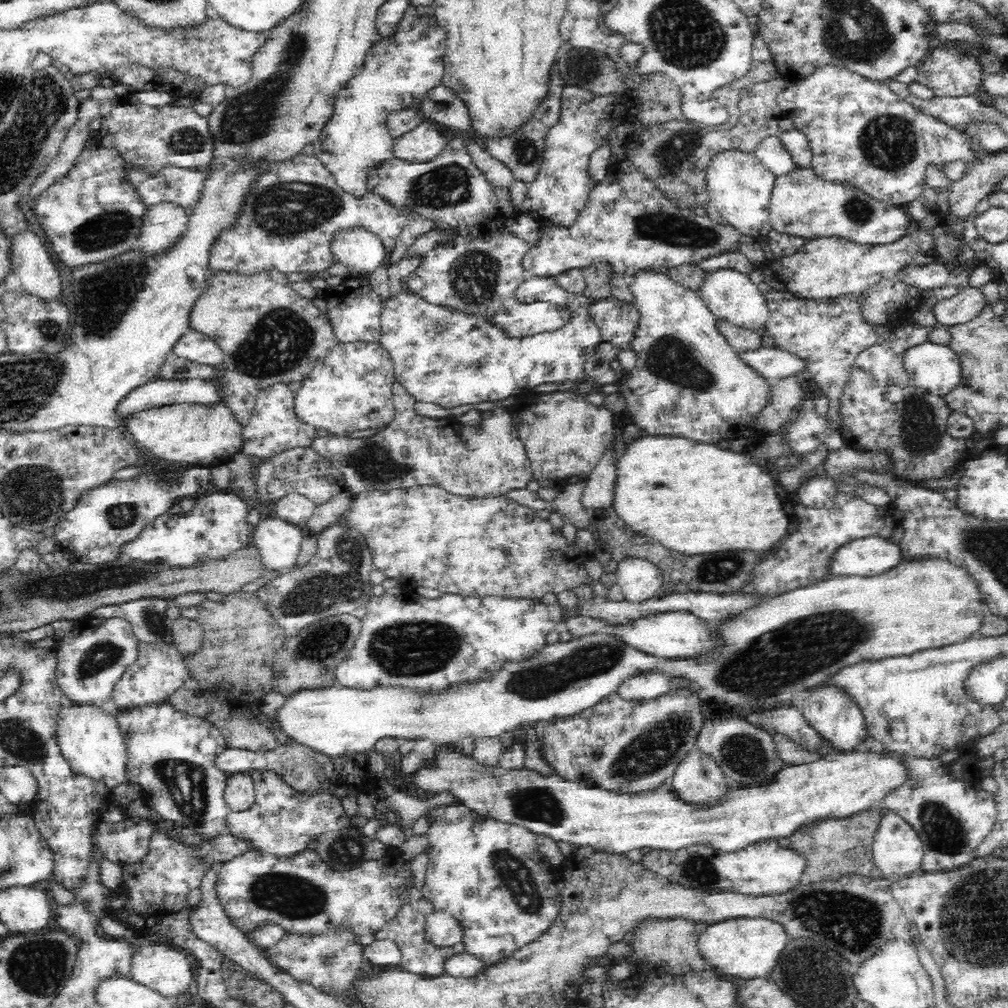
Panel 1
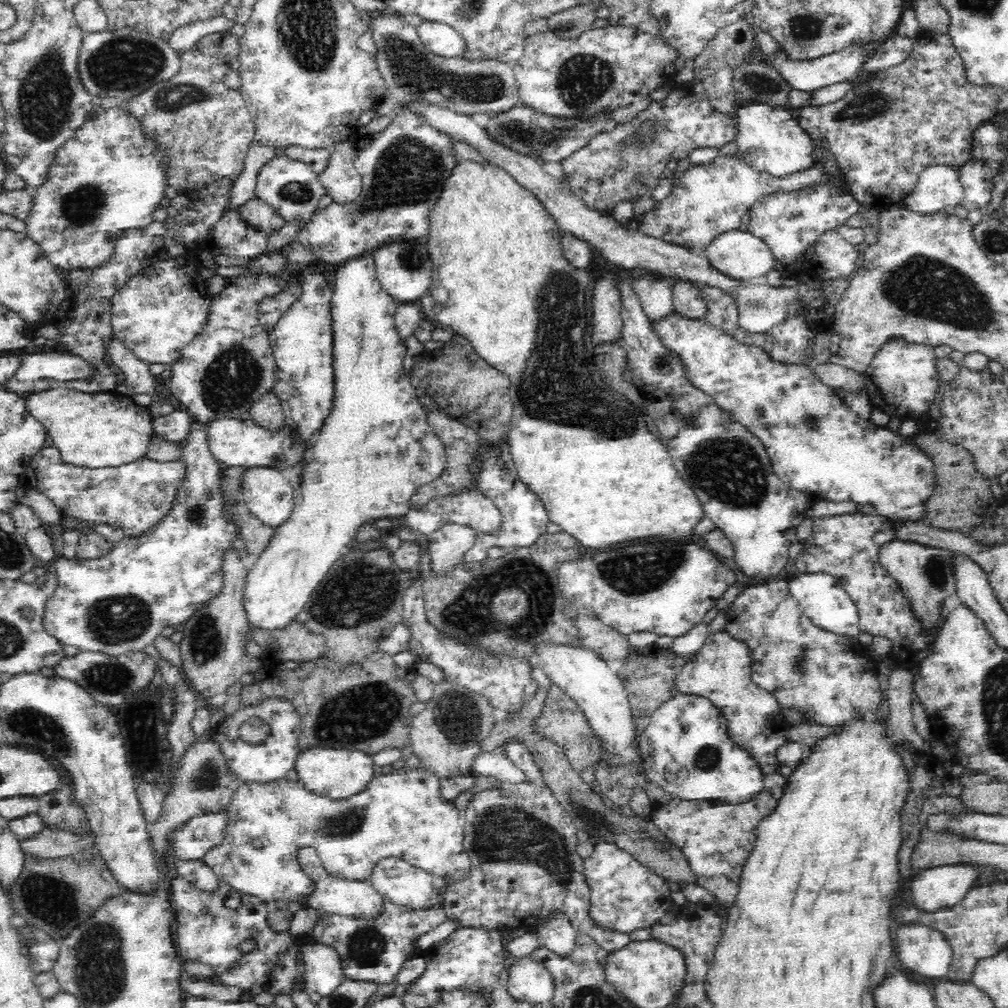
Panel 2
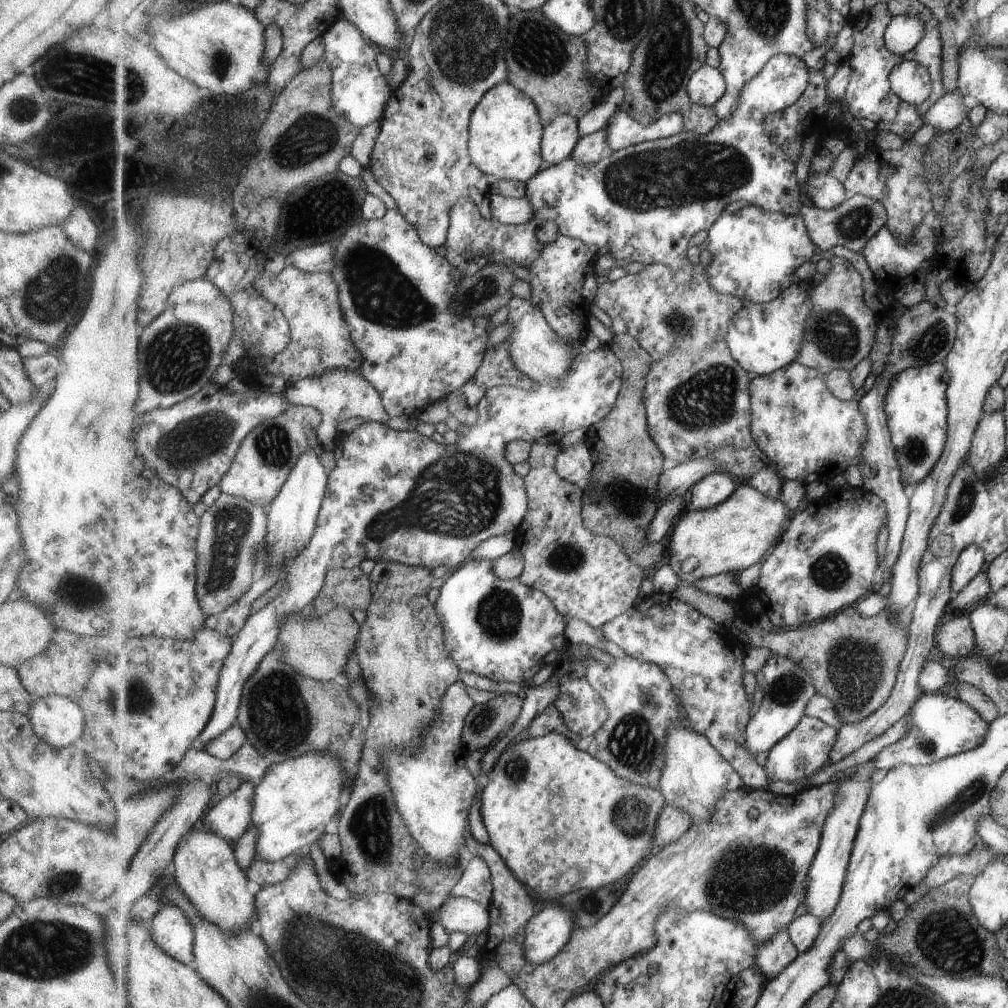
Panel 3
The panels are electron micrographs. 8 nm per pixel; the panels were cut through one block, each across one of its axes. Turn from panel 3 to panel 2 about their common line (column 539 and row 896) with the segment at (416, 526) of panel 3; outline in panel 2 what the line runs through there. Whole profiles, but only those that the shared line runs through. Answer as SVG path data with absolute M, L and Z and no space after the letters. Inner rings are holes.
M388 856L378 861L371 874L374 889L384 898L408 910L418 910L438 906L443 901L447 884L441 875L412 866L406 859Z

